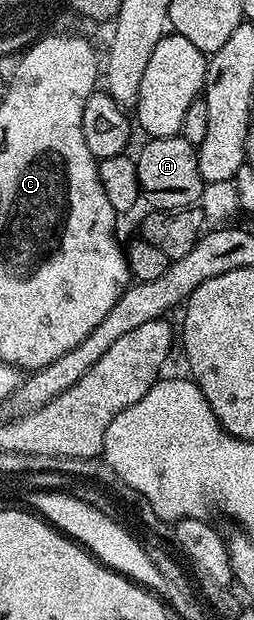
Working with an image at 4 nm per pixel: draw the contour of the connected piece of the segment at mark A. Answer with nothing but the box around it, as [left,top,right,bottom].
[135,136,206,210]

